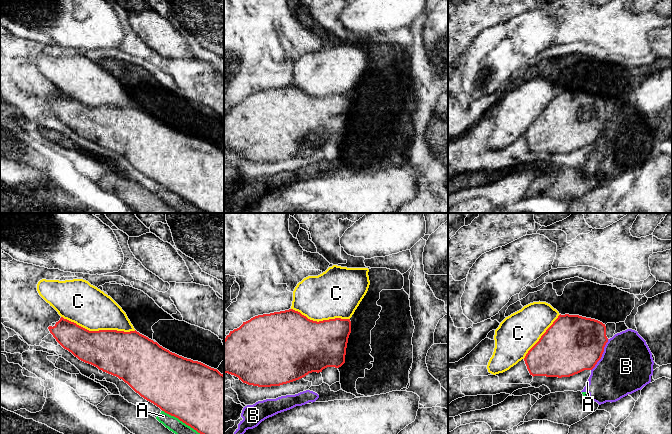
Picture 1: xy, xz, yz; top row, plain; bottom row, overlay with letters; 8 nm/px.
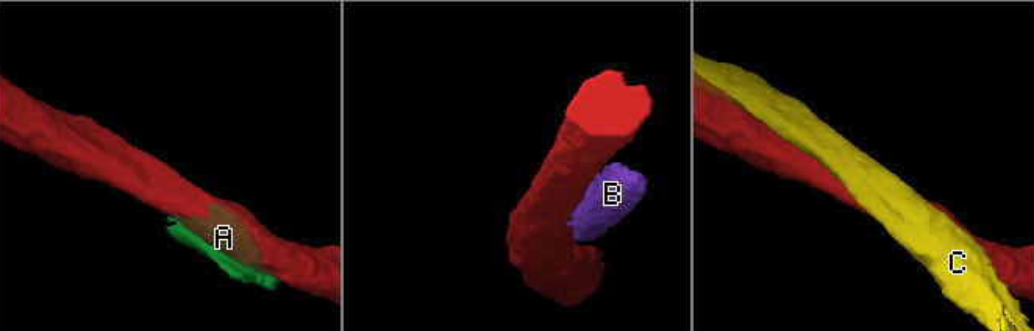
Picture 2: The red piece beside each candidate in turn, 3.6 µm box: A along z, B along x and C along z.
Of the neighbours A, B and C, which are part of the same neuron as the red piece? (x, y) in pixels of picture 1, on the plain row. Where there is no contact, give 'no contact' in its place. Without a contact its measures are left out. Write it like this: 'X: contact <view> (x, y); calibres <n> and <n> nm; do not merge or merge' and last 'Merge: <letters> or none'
A: contact xy (184, 198); calibres 500 and 150 nm; do not merge
B: contact yz (601, 131); calibres 460 and 420 nm; do not merge
C: contact xy (99, 106); calibres 360 and 340 nm; do not merge
Merge: none

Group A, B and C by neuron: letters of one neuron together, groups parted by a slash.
A B / C

